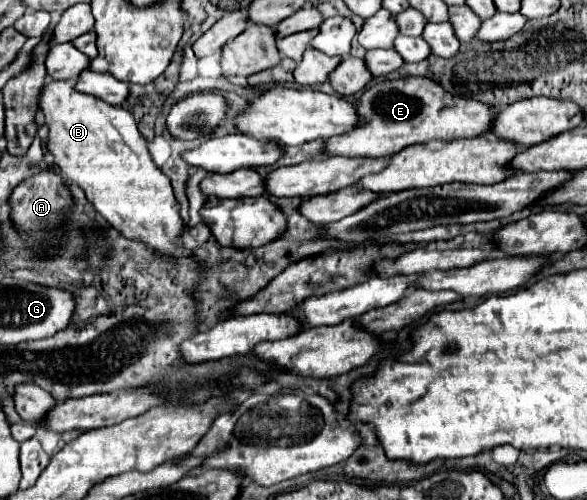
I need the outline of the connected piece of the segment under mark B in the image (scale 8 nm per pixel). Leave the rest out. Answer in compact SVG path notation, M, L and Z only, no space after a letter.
M51 81L45 85L43 95L39 99L39 107L45 115L45 121L49 125L49 151L55 157L55 165L59 167L61 175L69 181L79 185L87 199L93 203L93 207L117 229L121 235L127 235L129 239L139 239L145 245L151 245L157 253L171 255L175 259L191 257L191 251L181 247L177 239L183 233L183 221L177 211L177 201L173 197L171 183L167 175L153 163L143 135L137 131L137 125L131 117L131 113L119 105L103 103L101 99L95 99L91 95L83 95L73 89L75 81Z

